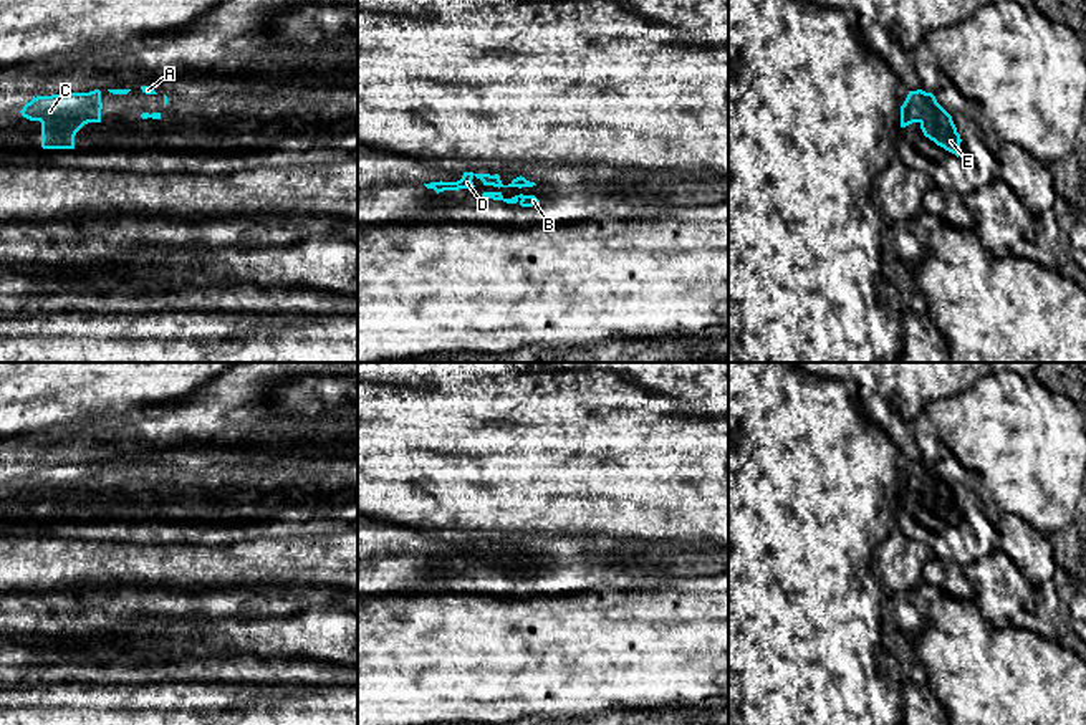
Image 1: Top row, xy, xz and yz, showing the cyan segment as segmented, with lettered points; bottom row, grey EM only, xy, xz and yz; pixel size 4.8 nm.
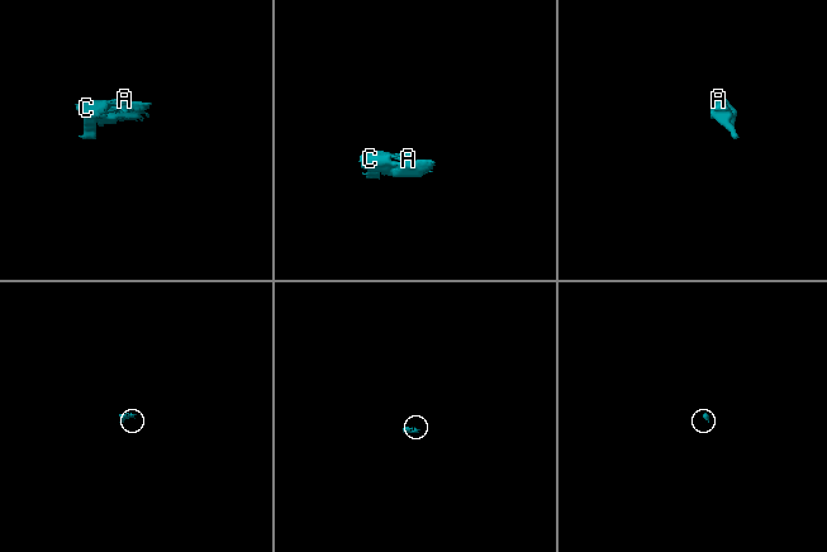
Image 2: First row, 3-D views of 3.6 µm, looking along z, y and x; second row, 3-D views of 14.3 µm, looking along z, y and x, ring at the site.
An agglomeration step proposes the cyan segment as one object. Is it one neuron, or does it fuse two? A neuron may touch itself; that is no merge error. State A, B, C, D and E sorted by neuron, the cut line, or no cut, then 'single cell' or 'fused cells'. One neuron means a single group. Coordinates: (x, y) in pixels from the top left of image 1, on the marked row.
A B C D E | no cut | single cell

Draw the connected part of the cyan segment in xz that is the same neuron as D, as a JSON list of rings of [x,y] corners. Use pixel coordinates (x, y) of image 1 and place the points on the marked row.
[[[464,172],[462,179],[457,182],[430,182],[424,184],[427,189],[434,189],[437,194],[444,190],[459,190],[459,189],[473,189],[472,179],[477,177],[483,182],[483,185],[493,185],[493,187],[533,187],[536,185],[535,182],[526,180],[525,177],[517,177],[513,179],[508,185],[503,185],[500,180],[500,175],[490,175],[490,174],[473,174],[473,172]]]

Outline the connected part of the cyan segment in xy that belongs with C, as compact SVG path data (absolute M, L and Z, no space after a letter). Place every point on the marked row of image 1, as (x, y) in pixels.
M101 91L36 96L20 111L41 122L43 149L74 149L76 132L88 122L101 122Z

